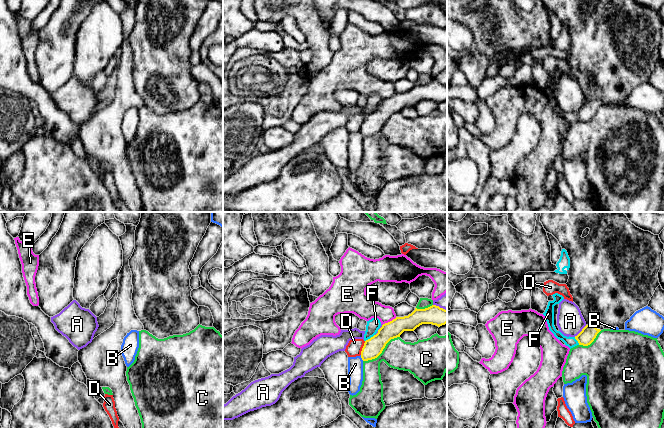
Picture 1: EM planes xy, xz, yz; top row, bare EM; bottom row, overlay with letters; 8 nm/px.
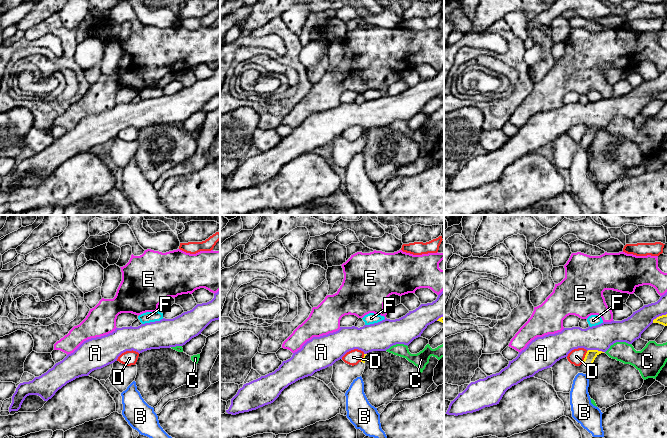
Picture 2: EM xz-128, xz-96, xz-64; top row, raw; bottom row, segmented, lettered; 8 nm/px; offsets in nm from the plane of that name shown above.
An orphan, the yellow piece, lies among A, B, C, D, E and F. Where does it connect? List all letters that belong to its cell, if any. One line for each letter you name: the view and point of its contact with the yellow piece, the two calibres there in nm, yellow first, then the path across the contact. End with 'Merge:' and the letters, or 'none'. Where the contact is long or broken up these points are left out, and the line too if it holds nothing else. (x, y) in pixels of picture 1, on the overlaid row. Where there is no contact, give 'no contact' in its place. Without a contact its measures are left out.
Merge: none

